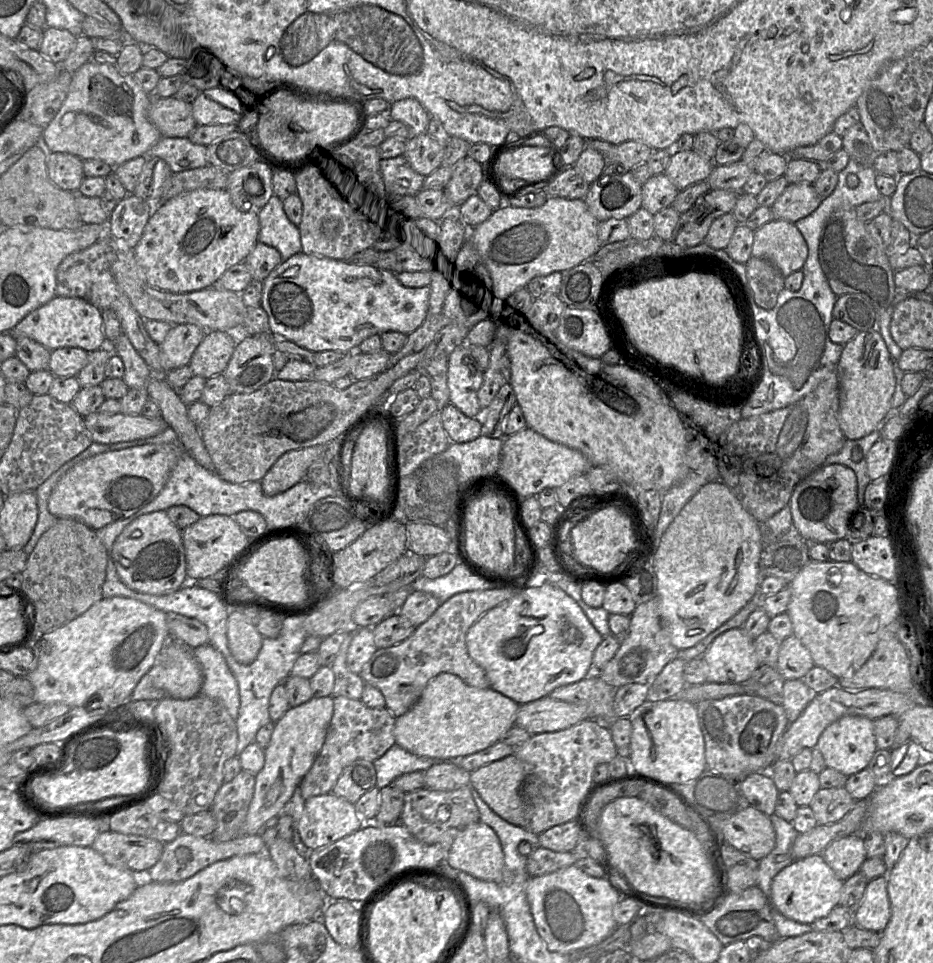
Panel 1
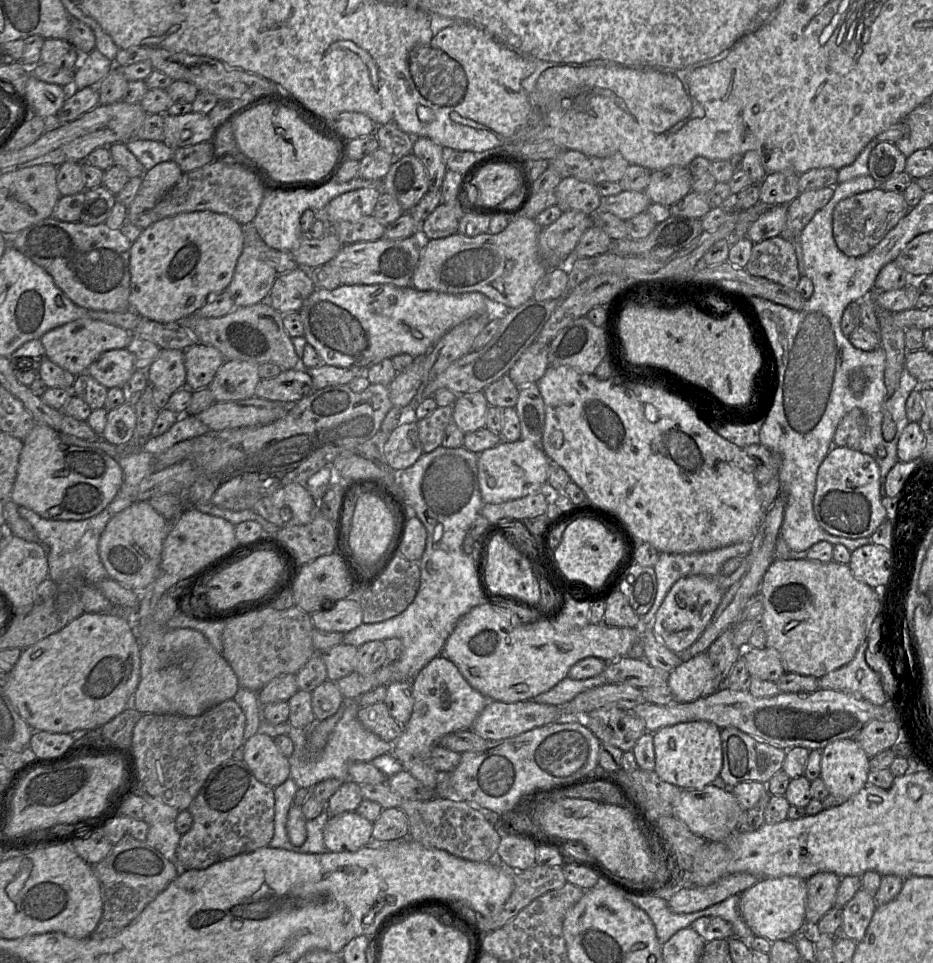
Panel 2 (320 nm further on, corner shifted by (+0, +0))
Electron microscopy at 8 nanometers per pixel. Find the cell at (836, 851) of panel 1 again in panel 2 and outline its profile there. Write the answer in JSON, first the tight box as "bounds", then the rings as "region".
{"bounds":[806,872,841,932],"region":[[[819,872],[806,880],[806,929],[812,932],[819,920],[835,905],[841,878],[832,872]]]}

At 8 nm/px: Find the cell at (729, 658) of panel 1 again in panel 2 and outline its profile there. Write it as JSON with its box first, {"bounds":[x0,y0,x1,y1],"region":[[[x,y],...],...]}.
{"bounds":[667,652,722,702],"region":[[[707,652],[682,662],[667,678],[676,702],[692,702],[716,692],[722,686],[721,675]]]}

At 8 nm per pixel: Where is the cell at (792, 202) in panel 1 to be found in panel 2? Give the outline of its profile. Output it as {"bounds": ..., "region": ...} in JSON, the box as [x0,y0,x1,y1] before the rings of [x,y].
{"bounds":[746,205,787,244],"region":[[[776,205],[764,212],[749,228],[746,237],[754,244],[780,236],[787,219],[787,205]]]}

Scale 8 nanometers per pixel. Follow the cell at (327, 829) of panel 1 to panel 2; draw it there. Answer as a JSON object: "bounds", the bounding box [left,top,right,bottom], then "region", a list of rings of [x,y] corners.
{"bounds":[323,811,373,852],"region":[[[356,811],[344,812],[328,819],[323,839],[330,852],[353,852],[372,842],[373,823]]]}

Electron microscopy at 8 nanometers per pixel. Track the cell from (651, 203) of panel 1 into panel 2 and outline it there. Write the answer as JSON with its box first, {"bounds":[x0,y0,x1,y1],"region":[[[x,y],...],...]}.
{"bounds":[600,191,651,221],"region":[[[622,191],[609,197],[602,197],[600,211],[610,212],[626,221],[646,212],[651,204],[644,191]]]}

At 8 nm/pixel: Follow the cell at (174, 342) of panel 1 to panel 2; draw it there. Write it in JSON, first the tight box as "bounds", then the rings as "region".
{"bounds":[146,349,186,394],"region":[[[161,349],[158,357],[146,369],[149,384],[169,394],[186,386],[184,350]]]}

